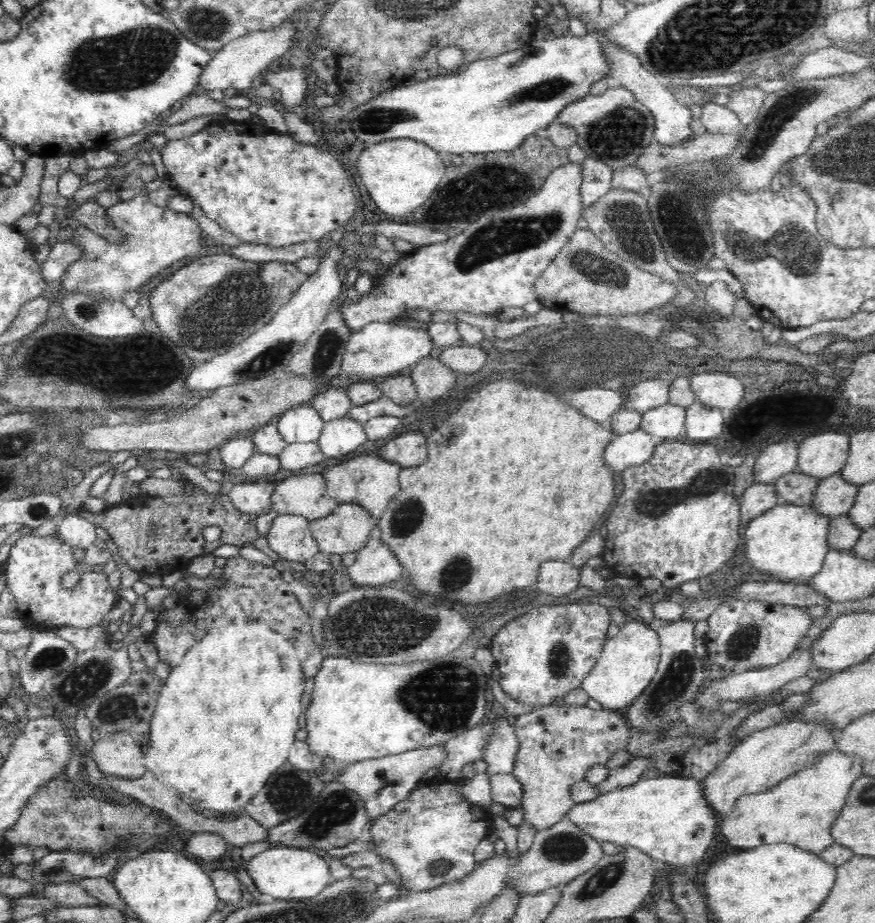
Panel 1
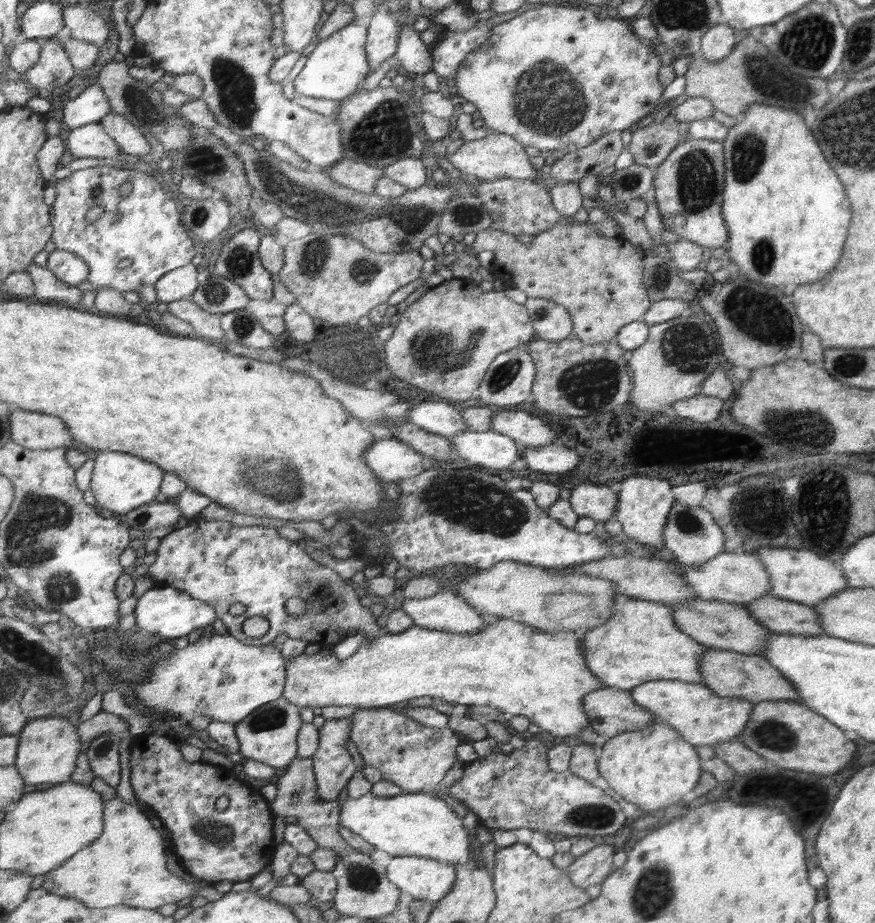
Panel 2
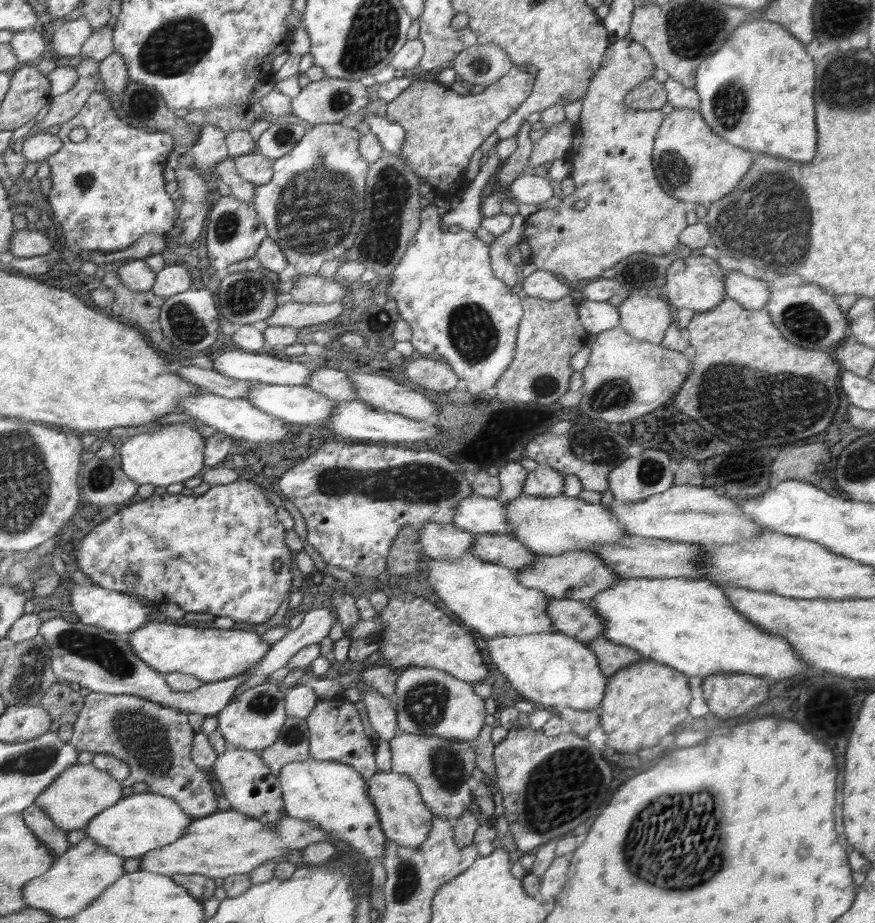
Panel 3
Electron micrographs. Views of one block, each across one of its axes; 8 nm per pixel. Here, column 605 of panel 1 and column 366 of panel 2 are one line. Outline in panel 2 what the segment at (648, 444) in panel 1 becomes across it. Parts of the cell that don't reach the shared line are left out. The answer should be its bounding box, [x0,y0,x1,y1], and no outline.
[363,435,439,481]

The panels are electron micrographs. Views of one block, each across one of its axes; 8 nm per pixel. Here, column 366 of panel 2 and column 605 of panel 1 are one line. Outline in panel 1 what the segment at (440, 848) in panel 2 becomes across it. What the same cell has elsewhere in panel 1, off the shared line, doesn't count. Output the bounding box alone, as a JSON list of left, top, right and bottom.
[564,775,718,869]

